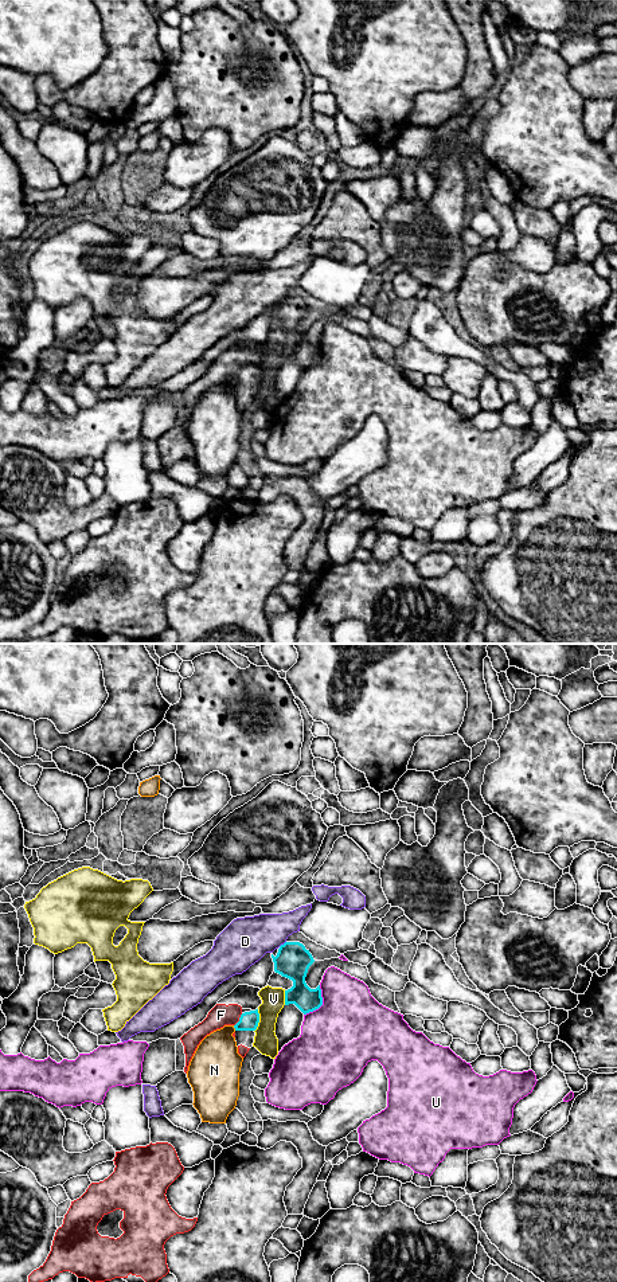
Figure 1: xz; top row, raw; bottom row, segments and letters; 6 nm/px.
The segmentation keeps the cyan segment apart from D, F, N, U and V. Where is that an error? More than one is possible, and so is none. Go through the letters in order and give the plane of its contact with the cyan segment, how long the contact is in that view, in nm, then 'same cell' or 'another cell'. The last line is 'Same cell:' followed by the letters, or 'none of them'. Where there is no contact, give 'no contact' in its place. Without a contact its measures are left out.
D: contact in xz; length 60 nm; another cell
F: contact in xz; length 90 nm; same cell
N: contact in xz; length 40 nm; another cell
U: contact in xz; length 200 nm; another cell
V: contact in xz; length 140 nm; another cell
Same cell: F

